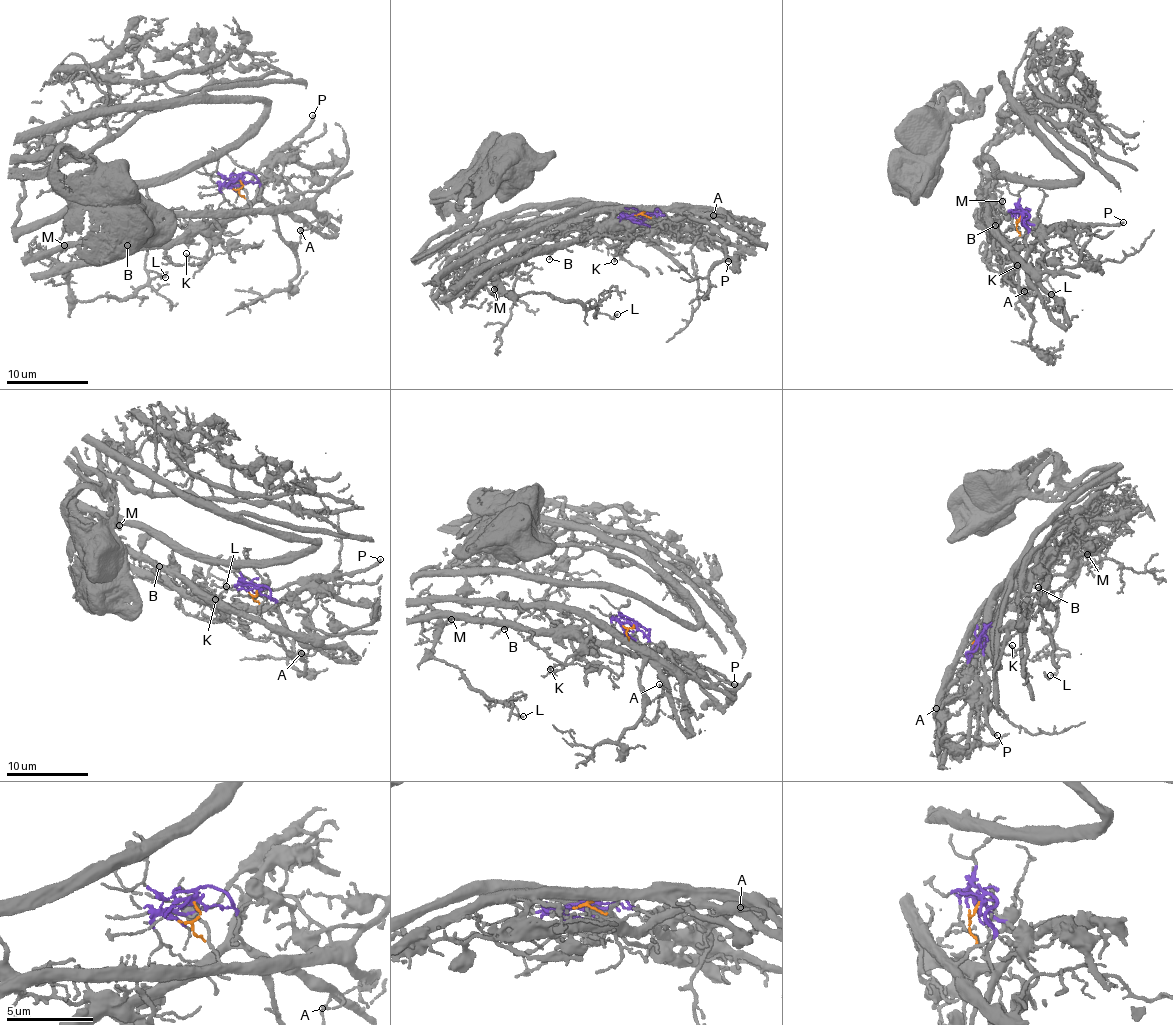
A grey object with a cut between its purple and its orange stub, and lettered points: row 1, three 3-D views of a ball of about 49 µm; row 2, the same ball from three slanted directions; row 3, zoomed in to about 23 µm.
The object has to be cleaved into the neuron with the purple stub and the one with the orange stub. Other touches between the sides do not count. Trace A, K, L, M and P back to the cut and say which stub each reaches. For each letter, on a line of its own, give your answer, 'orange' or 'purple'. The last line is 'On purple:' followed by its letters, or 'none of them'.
A: purple
K: purple
L: orange
M: orange
P: purple
On purple: A, K, P

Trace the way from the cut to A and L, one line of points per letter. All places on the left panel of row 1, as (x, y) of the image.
A: (239, 180), (253, 181), (265, 200), (289, 210), (309, 226), (301, 229)
L: (240, 181), (248, 210), (153, 220), (65, 243), (49, 256), (81, 302), (132, 298), (150, 271), (166, 276)

